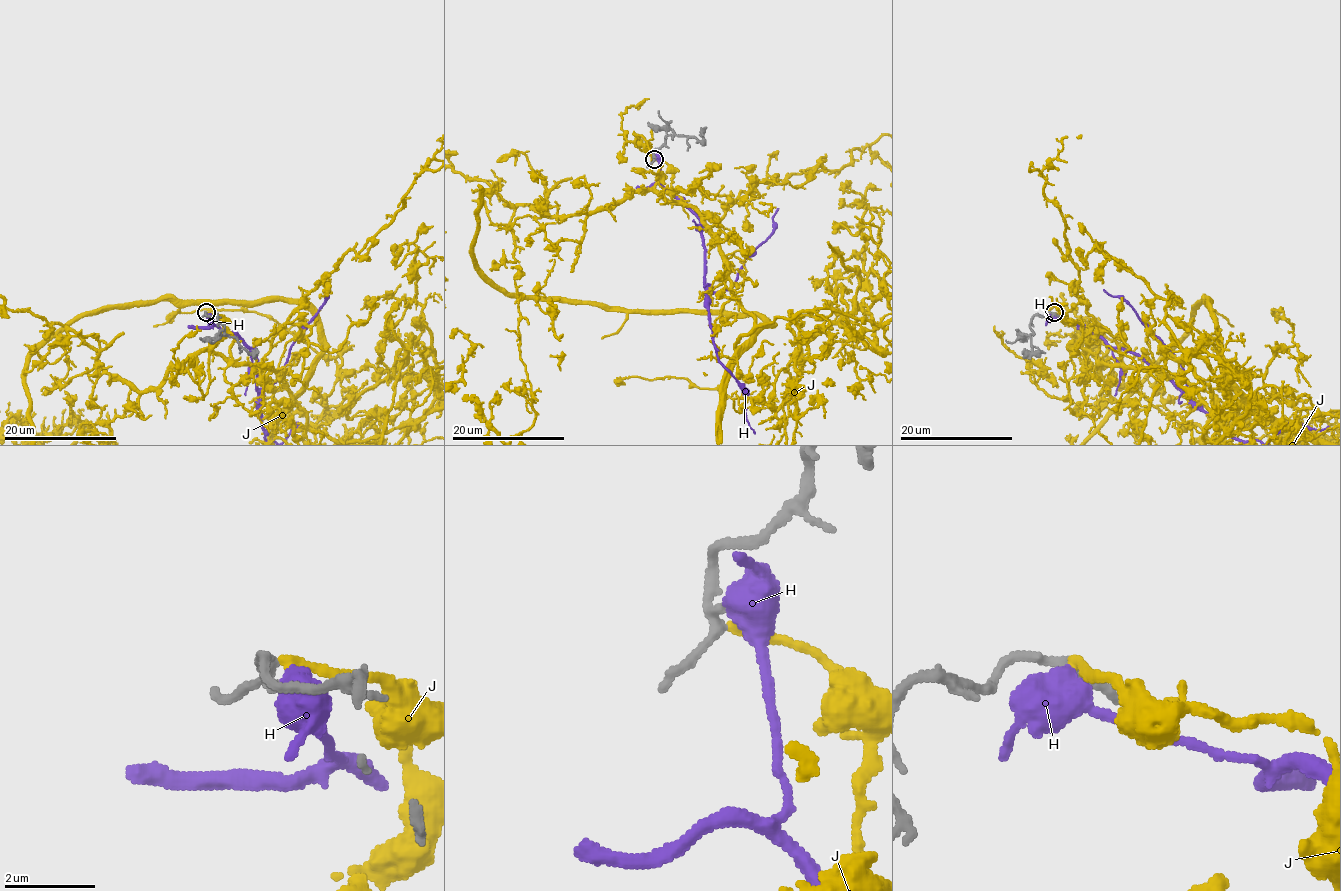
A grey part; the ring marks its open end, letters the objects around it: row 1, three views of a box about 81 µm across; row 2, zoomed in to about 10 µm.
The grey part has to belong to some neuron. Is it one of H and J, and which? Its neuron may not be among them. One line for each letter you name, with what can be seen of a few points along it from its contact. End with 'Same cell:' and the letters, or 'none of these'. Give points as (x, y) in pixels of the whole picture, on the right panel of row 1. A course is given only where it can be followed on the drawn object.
J: it runs (1055, 313), (1083, 320), (1099, 362), (1179, 376), (1234, 420), (1241, 396), (1205, 300)
Same cell: J

